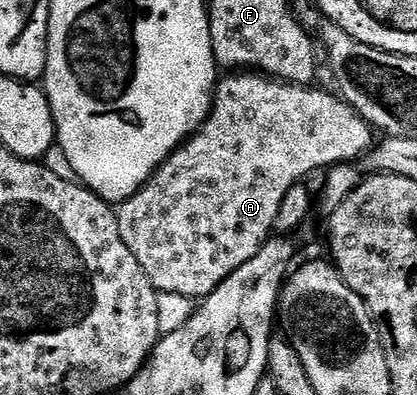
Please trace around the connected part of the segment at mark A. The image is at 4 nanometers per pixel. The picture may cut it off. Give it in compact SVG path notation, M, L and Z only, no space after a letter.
M233 71L222 76L213 94L209 118L202 123L201 128L157 168L157 172L139 192L120 202L116 210L119 235L123 235L123 243L127 243L131 255L135 255L139 267L143 267L147 279L158 293L187 295L194 299L210 297L232 273L239 271L239 267L247 263L247 259L255 259L255 255L265 246L266 241L274 236L275 215L279 215L279 207L283 207L283 195L287 195L291 187L304 182L305 176L315 172L316 169L325 171L334 165L356 162L364 158L373 148L375 133L369 122L360 113L356 113L349 106L349 102L338 96L336 92L324 93L323 90L317 88L307 85L290 85L287 81L266 77L256 71Z

